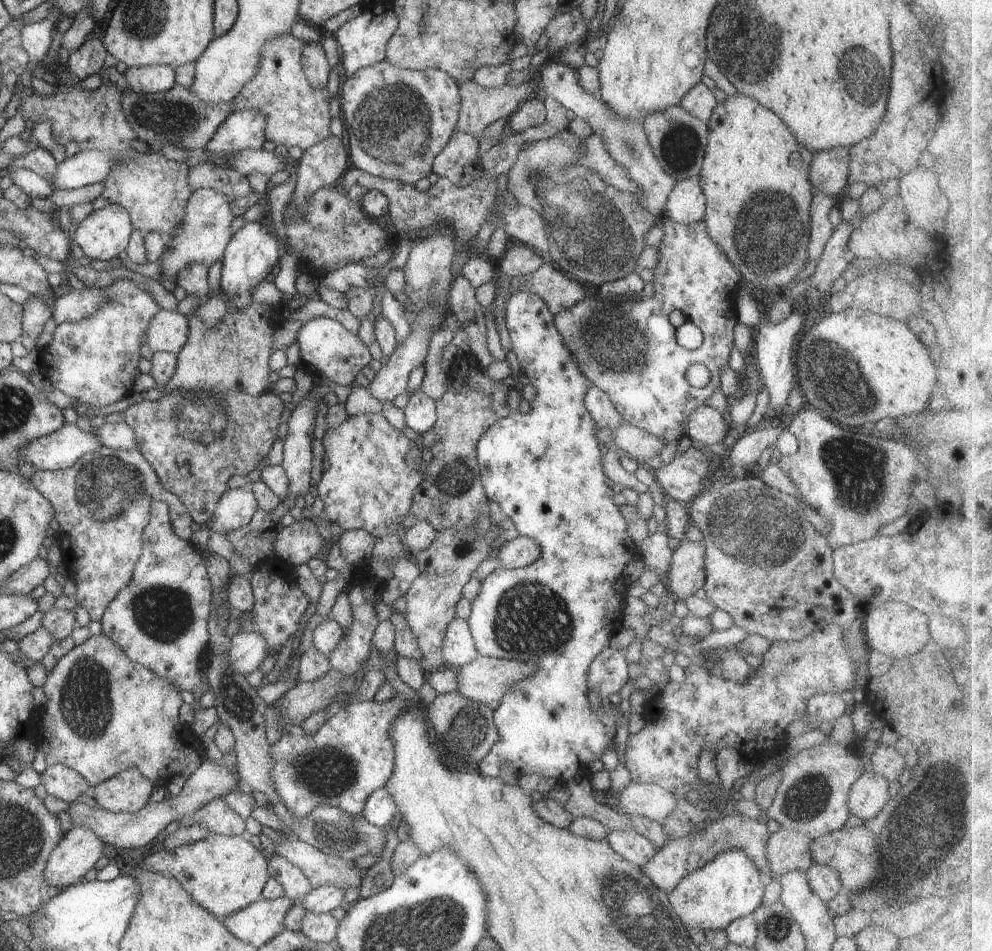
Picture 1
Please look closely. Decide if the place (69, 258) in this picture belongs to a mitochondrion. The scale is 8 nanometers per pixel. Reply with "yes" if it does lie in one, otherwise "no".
no

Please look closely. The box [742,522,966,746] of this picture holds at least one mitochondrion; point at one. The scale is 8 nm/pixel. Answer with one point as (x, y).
(775, 677)

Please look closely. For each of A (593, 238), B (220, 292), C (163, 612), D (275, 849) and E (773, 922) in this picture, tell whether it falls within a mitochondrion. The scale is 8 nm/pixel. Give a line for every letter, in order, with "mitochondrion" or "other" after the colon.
A: mitochondrion
B: other
C: mitochondrion
D: other
E: mitochondrion

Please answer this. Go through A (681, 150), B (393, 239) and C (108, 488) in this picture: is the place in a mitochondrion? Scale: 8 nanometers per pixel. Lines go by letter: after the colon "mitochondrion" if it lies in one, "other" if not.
A: mitochondrion
B: other
C: mitochondrion

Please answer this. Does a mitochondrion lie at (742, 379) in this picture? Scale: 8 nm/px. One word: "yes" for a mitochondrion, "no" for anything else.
no

